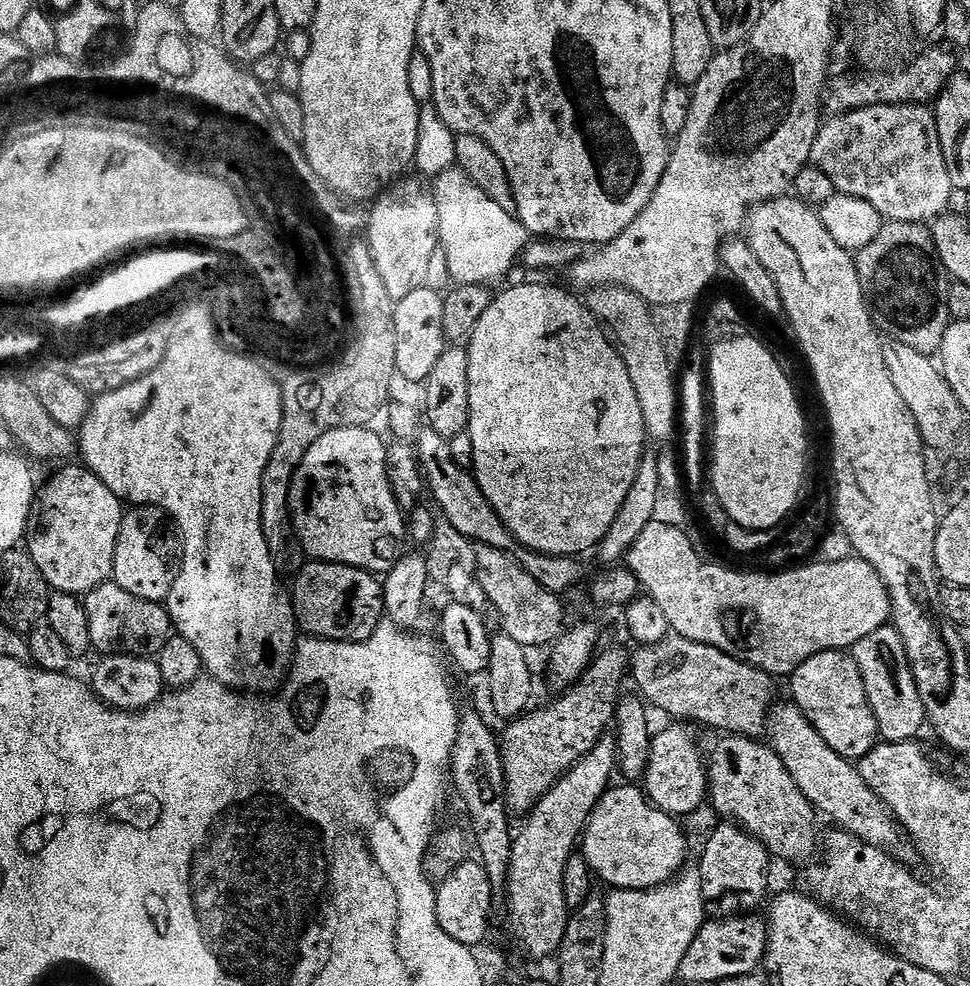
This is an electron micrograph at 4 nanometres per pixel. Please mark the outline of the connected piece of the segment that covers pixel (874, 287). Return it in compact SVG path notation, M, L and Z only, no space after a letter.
M888 222L884 229L860 252L855 253L858 278L862 282L864 298L872 310L872 319L885 337L893 336L900 344L913 348L920 356L935 357L942 346L942 338L950 323L948 316L948 292L944 289L945 273L936 259L936 243L927 223Z

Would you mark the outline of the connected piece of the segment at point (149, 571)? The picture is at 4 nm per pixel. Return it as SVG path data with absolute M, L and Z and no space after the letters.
M155 506L129 507L124 513L124 521L118 534L112 580L126 594L134 594L134 598L142 598L146 602L160 604L172 595L172 589L177 587L181 579L180 568L184 565L184 538L177 528L175 520L168 513Z

